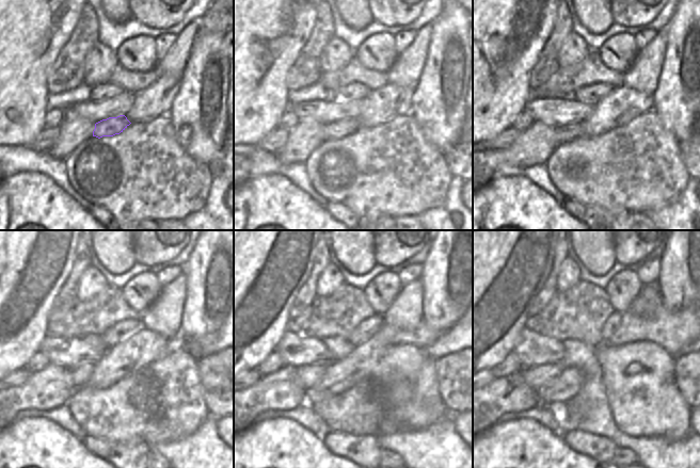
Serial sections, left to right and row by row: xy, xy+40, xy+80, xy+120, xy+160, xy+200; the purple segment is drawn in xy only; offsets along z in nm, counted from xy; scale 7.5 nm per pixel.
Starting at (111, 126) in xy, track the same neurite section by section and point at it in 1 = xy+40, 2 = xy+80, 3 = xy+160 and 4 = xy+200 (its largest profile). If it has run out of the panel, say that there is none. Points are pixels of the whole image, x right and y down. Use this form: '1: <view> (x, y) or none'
1: xy+40 (335, 130)
2: xy+80 (568, 132)
3: xy+160 (311, 374)
4: xy+200 (538, 377)

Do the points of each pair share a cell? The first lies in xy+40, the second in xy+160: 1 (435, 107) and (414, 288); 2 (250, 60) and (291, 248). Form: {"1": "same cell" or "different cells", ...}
{"1": "different cells", "2": "same cell"}

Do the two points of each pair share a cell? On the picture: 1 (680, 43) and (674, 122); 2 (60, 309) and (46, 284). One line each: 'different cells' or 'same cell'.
1: same cell
2: different cells

